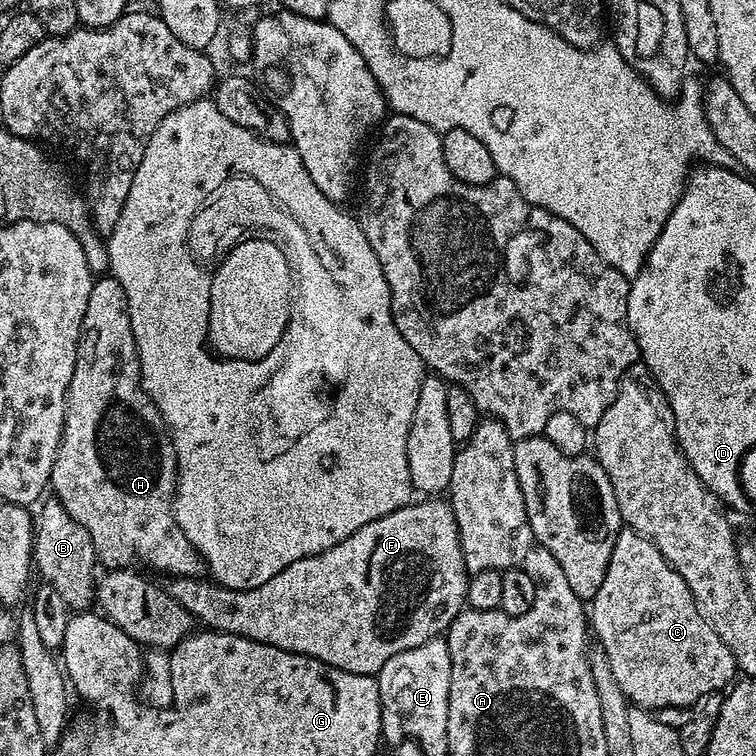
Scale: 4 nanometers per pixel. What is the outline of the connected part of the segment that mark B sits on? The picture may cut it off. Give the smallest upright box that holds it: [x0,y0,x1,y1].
[32,499,98,609]

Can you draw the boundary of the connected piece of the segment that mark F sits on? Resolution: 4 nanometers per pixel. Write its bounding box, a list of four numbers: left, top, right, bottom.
[166,498,470,676]

